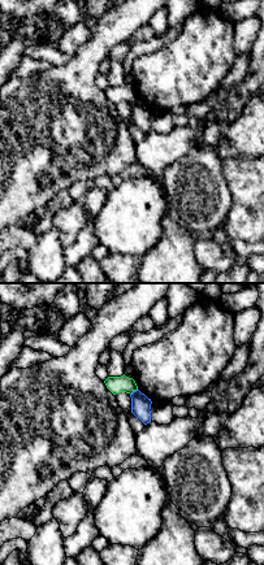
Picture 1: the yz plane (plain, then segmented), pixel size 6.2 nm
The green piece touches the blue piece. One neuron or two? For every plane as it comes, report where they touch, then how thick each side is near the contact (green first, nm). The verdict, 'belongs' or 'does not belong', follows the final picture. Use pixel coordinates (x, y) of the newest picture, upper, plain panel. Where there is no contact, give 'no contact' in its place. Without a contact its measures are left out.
contact (133, 100); calibres 110 and 120 nm

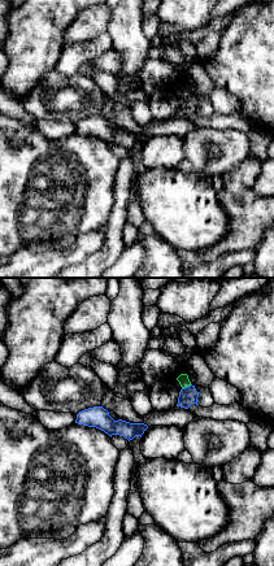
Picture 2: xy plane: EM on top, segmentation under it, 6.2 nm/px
contact (186, 95); calibres 70 and 110 nm

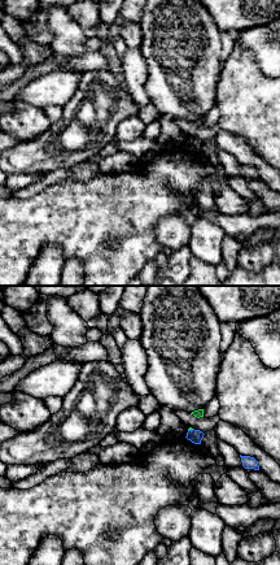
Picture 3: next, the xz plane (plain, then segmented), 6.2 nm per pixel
contact (191, 138); calibres 20 and 80 nm

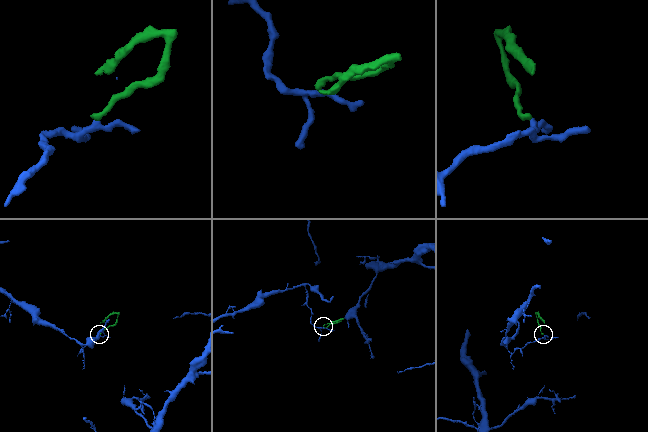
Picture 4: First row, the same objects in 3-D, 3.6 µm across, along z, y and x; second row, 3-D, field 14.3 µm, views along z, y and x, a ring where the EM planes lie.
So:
does not belong

